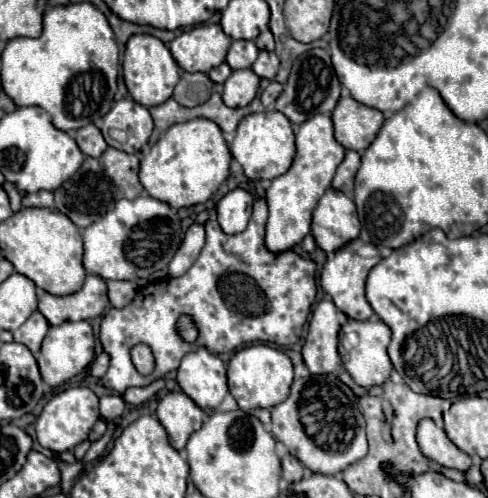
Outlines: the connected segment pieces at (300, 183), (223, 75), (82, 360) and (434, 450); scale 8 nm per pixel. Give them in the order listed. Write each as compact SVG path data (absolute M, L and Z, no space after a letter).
M314 114L308 122L302 122L296 132L296 158L290 170L272 180L266 190L266 200L270 208L270 218L266 224L266 246L272 252L290 250L302 242L302 238L310 232L312 210L316 202L330 186L338 164L344 160L344 146L336 142L332 120L326 114Z
M222 62L220 66L216 66L216 68L212 68L212 70L208 72L210 80L212 80L212 82L218 82L218 84L224 84L230 74L232 74L232 68L230 68L226 62Z
M80 320L80 322L64 322L60 326L50 326L42 348L38 352L38 366L40 374L46 384L50 386L62 386L68 382L72 376L80 374L92 360L94 360L94 332L90 322Z
M424 418L418 422L416 440L418 440L422 454L440 466L456 468L464 472L472 464L470 456L464 454L460 448L456 448L456 444L452 444L450 438L446 436L444 428L436 426L434 420L430 418Z

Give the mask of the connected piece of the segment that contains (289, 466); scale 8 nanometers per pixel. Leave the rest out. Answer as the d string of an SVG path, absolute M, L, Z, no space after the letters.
M284 454L282 456L282 478L286 482L298 482L304 476L304 466L300 464L298 458L294 458L292 454Z

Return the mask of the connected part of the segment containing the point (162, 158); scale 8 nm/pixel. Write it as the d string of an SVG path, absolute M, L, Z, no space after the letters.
M194 118L174 124L144 156L140 164L140 182L152 198L168 202L172 208L184 208L208 202L220 184L230 176L232 154L216 122Z

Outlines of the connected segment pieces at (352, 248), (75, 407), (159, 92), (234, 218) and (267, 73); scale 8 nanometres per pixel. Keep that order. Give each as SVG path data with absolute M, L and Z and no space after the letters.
M357 238L346 244L344 248L336 250L332 258L328 258L328 262L322 268L320 280L322 280L322 288L324 292L328 292L332 296L332 302L348 316L354 320L368 320L372 316L372 306L368 304L366 296L364 296L364 284L366 284L366 276L370 272L372 266L376 266L380 262L381 257L376 245L372 242L364 242Z
M66 388L54 394L52 400L44 406L42 414L36 420L36 438L44 448L52 452L74 450L74 446L88 438L96 420L100 420L98 396L90 388Z
M134 34L126 42L126 52L124 52L124 62L122 62L124 82L132 98L140 102L142 106L158 106L166 102L174 92L174 86L178 82L178 72L180 72L178 64L172 58L170 50L156 36Z
M236 188L228 192L218 204L216 204L216 214L218 214L218 224L226 234L238 234L246 228L252 212L252 202L254 196L248 194L242 188Z
M262 50L256 58L256 62L252 64L252 70L260 76L260 78L268 78L268 80L274 80L276 72L278 72L278 56L276 52L268 52L268 50Z

